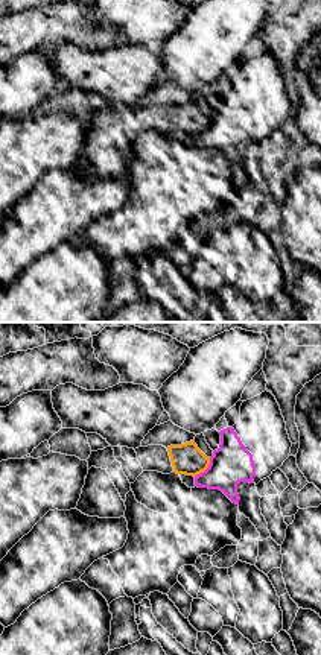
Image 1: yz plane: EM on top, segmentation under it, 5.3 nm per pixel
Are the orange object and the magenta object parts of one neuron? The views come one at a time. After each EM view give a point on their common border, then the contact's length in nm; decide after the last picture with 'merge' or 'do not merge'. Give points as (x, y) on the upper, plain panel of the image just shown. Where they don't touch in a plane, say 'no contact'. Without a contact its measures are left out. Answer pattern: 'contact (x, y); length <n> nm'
contact (204, 129); length 140 nm

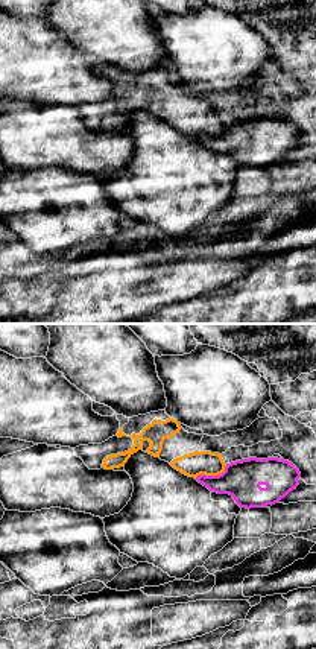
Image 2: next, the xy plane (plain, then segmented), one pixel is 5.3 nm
contact (211, 134); length 190 nm

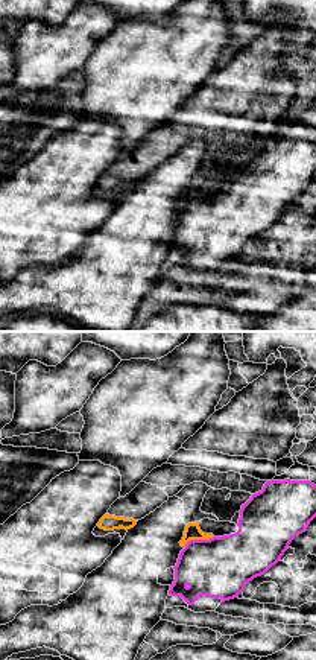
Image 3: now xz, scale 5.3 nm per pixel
contact (198, 198); length 170 nm

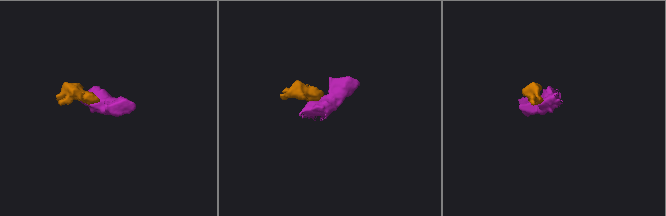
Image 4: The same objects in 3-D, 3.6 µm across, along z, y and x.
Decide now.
do not merge

